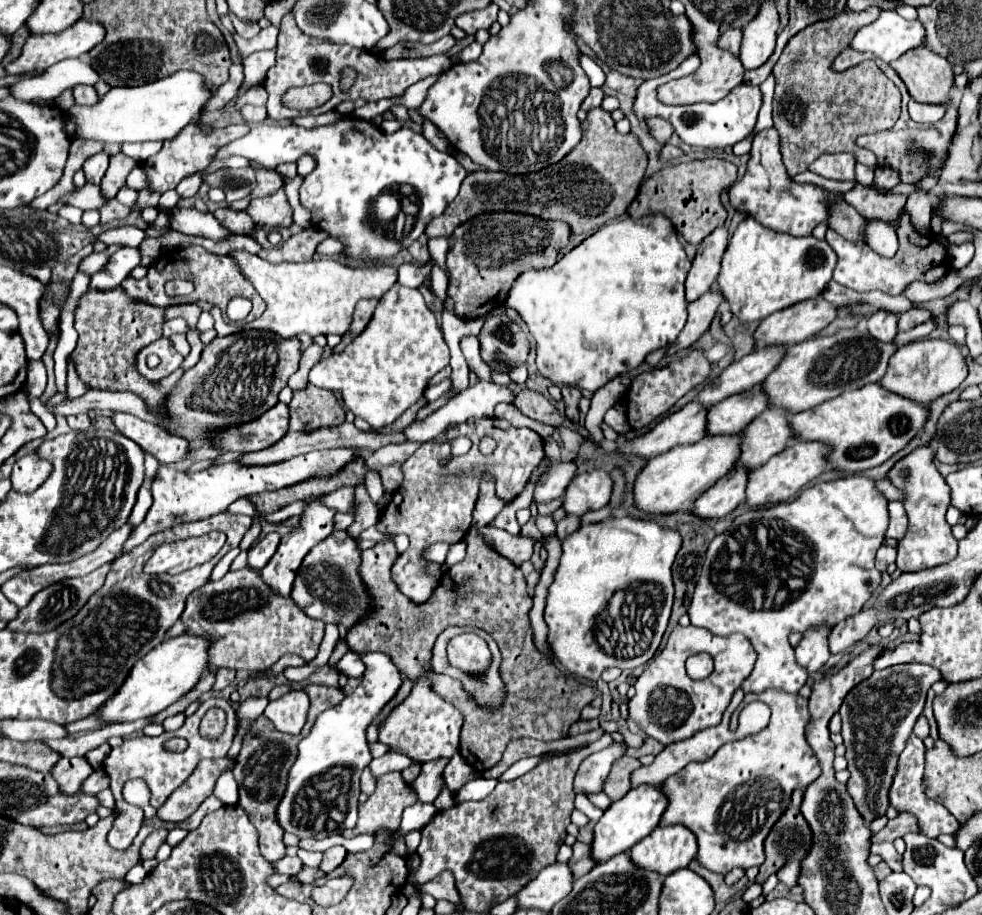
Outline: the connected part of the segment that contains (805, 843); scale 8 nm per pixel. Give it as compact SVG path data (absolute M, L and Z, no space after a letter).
M789 808L765 840L765 862L759 866L757 884L763 884L787 860L803 860L811 846L811 828L797 808Z

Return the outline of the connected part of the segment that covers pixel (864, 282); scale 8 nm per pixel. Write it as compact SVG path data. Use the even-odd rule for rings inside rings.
M903 210L897 218L897 236L899 236L897 254L893 258L883 258L875 250L871 250L867 246L867 242L849 242L849 240L841 238L835 230L829 228L825 234L825 240L839 256L833 272L833 279L855 292L881 290L885 294L897 296L897 294L903 294L905 288L915 280L933 284L933 282L941 280L951 270L951 260L947 256L945 246L939 244L937 236L931 230L927 230L925 234L921 230L917 230L913 226L907 210ZM919 244L929 244L929 246L919 246Z

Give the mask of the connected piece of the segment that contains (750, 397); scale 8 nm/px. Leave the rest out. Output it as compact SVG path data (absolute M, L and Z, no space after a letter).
M763 386L733 394L709 410L707 434L737 434L739 430L749 426L755 416L767 410L767 406L769 398Z

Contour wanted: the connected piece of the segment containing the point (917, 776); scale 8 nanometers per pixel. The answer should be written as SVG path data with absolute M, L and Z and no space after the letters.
M911 734L909 740L907 740L907 746L899 758L899 768L897 768L897 776L893 780L893 786L891 786L891 792L889 792L889 798L891 798L891 806L895 806L899 812L911 812L919 818L919 826L921 826L921 834L929 836L929 838L937 838L939 834L955 834L959 830L959 824L955 820L955 816L945 808L941 806L939 802L931 800L925 790L925 772L923 772L923 752L925 752L925 746L923 742Z

